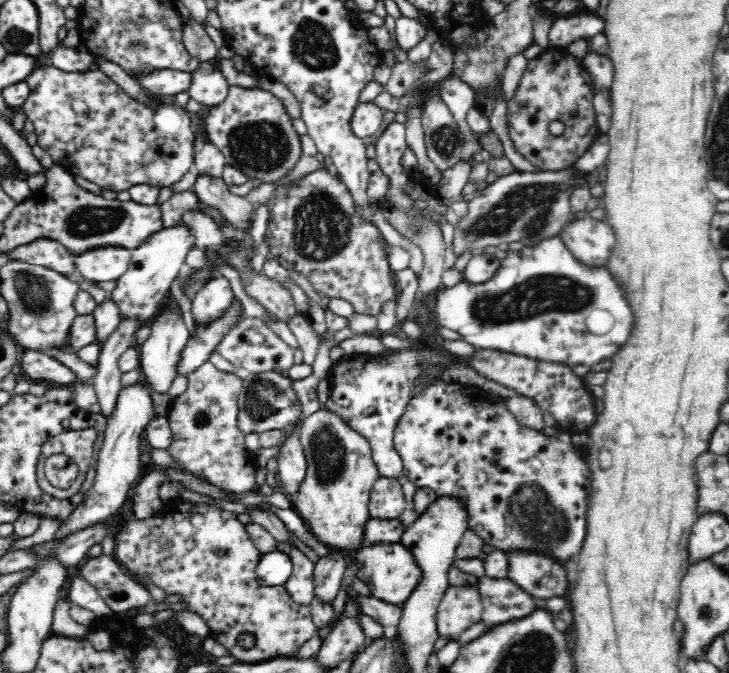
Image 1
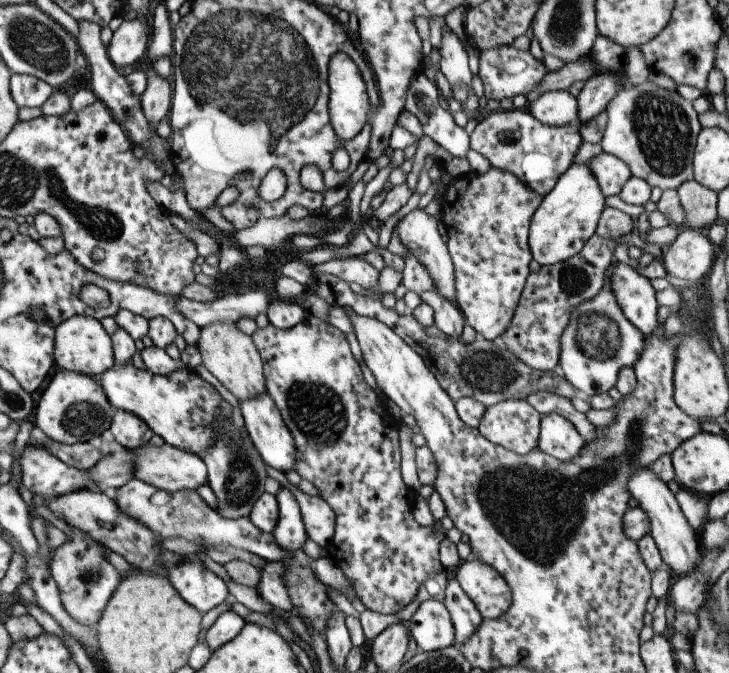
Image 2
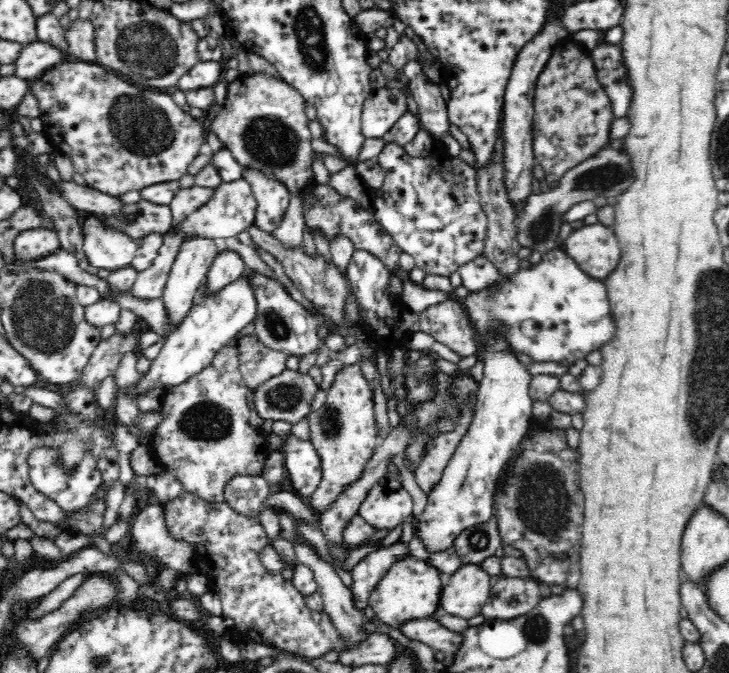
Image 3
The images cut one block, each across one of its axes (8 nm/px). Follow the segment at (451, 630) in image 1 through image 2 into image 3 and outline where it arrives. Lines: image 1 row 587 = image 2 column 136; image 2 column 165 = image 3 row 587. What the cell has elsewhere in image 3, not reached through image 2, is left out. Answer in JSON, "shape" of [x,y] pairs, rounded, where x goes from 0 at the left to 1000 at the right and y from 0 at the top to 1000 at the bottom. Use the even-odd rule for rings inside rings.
{"shape":[[[635,838],[609,862],[605,906],[639,921],[657,915],[674,884],[672,857],[658,838]]]}

